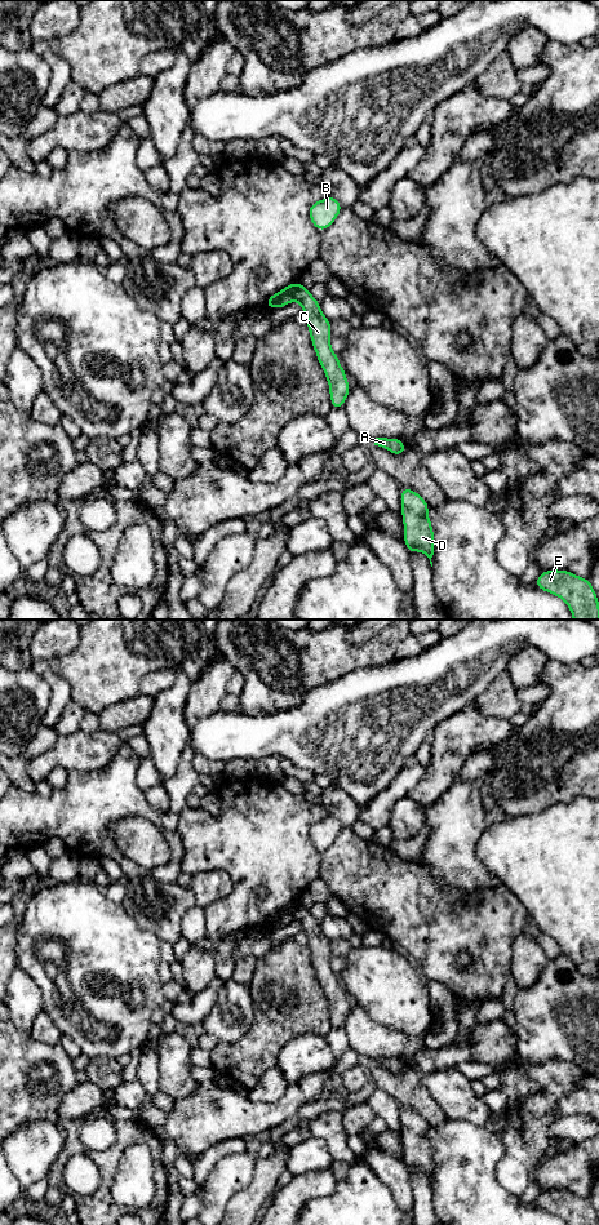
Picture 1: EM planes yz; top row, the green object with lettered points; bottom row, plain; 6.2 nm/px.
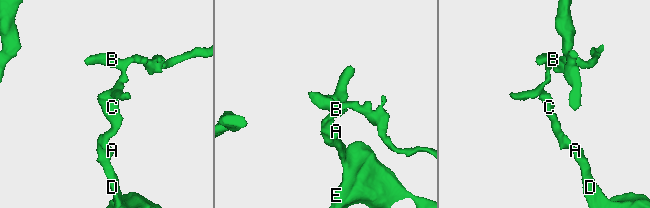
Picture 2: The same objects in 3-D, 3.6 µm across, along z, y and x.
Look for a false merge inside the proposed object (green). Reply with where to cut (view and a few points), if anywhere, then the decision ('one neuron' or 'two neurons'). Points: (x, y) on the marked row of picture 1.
yz (301, 285), (292, 298) | two neurons

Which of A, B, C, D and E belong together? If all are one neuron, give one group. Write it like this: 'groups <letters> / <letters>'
groups A C D E / B

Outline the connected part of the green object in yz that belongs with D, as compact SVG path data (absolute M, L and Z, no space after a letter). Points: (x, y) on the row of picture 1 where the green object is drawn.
M400 487L401 491L401 516L404 523L404 543L408 552L422 551L432 567L434 532L429 520L429 505L417 492Z

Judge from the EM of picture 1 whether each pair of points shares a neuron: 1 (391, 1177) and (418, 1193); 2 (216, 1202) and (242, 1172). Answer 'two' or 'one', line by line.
1: two
2: one

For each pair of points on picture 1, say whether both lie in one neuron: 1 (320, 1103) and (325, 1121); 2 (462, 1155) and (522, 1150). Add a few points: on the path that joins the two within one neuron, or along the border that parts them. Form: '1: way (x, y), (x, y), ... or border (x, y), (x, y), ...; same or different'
1: border (341, 1112), (327, 1110), (309, 1122); different
2: border (497, 1135), (504, 1144), (498, 1181); different

